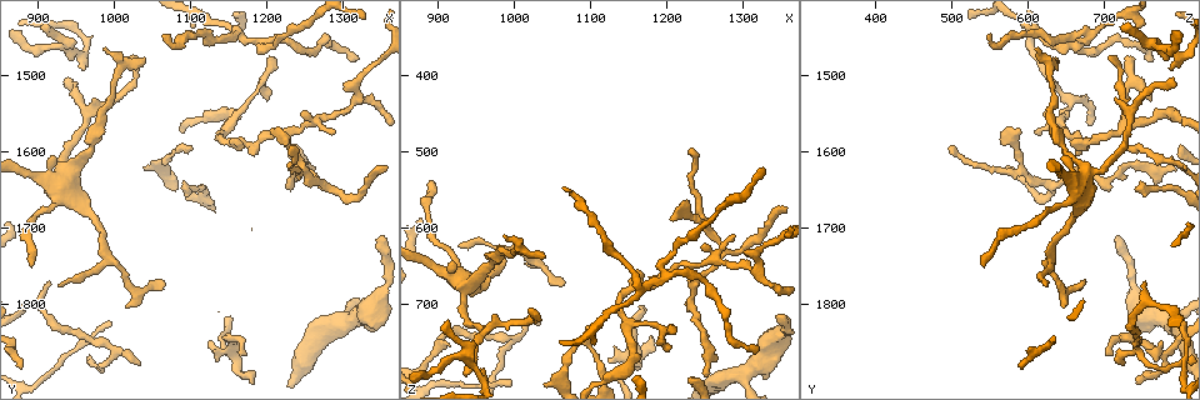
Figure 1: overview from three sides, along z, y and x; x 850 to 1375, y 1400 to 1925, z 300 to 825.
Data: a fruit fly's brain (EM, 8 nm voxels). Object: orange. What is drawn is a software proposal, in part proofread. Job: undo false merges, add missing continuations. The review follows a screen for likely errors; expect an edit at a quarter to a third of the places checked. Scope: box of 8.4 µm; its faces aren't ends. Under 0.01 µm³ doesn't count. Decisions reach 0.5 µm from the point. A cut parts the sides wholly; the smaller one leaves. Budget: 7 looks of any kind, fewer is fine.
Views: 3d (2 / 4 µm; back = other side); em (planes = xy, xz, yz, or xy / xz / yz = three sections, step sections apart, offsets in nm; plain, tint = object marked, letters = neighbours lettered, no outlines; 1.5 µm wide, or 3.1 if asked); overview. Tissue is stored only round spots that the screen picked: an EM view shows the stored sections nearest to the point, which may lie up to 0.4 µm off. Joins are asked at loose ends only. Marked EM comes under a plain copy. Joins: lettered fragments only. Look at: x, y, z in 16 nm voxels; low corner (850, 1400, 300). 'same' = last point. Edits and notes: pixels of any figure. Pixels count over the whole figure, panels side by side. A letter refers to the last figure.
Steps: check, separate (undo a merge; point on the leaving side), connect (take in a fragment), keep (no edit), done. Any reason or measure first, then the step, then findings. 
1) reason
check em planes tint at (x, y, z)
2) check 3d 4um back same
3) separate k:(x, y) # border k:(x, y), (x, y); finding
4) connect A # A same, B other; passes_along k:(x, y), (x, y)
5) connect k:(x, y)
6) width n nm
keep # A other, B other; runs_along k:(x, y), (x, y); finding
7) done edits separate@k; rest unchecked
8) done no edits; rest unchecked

tapers out
check 3d 2um at (915, 1770, 750)

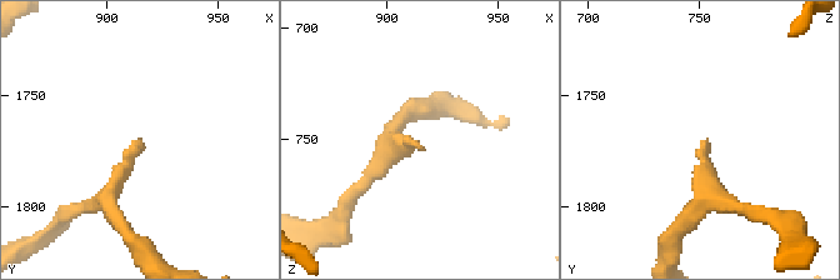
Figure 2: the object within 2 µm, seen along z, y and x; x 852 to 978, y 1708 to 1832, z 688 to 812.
check em xz step 8 letters at (915, 1770, 754)

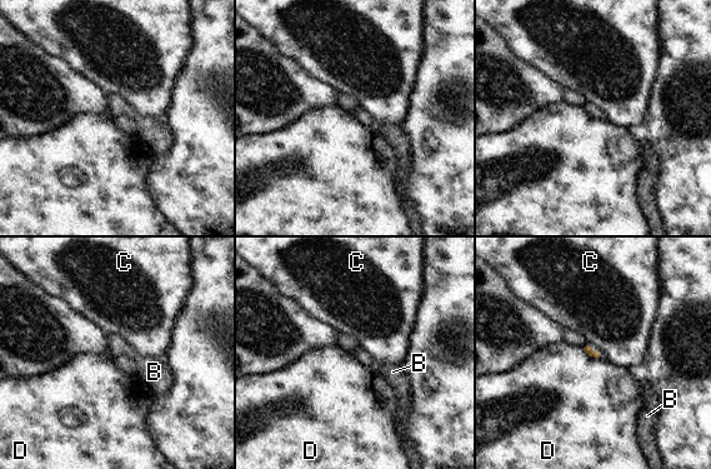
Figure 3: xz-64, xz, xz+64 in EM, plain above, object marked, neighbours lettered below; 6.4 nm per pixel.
check em planes letters same

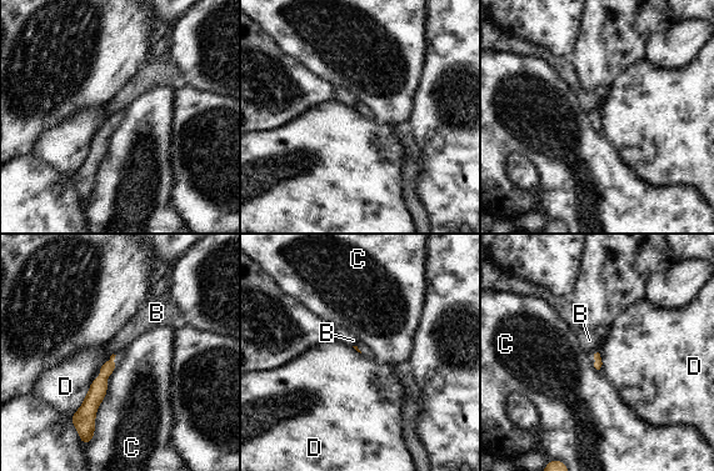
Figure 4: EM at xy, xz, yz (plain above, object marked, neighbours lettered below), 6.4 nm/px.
longest_contact C 550 nm
keep # B other, C other, D other; no lettered fragment goes on from it

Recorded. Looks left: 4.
long arm stops here
check em yz step 4 tint at (1100, 1595, 730)

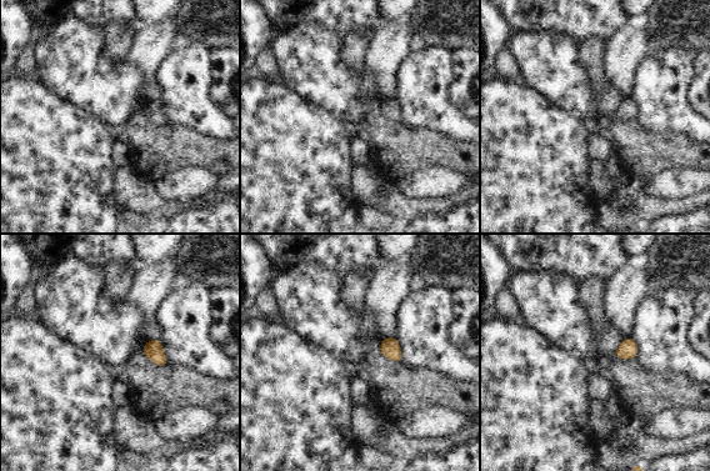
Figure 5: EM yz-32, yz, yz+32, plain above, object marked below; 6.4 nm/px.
cut it another way
check em planes letters same

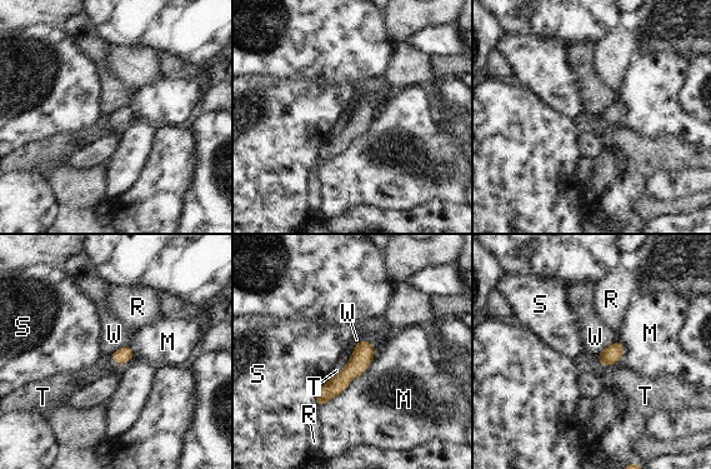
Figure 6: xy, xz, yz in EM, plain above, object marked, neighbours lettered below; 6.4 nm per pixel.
keep # M other, R other, S other, T other, W other; runs_along 6:(364, 343), (361, 359), (320, 402); none of them fits

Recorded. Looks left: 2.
tapers out
check 3d 2um at (1290, 1575, 610)

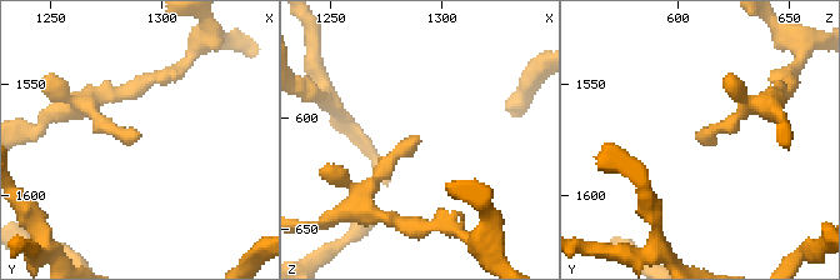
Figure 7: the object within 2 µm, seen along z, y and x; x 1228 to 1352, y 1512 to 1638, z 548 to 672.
now the EM
check em planes letters at (1289, 1576, 611)

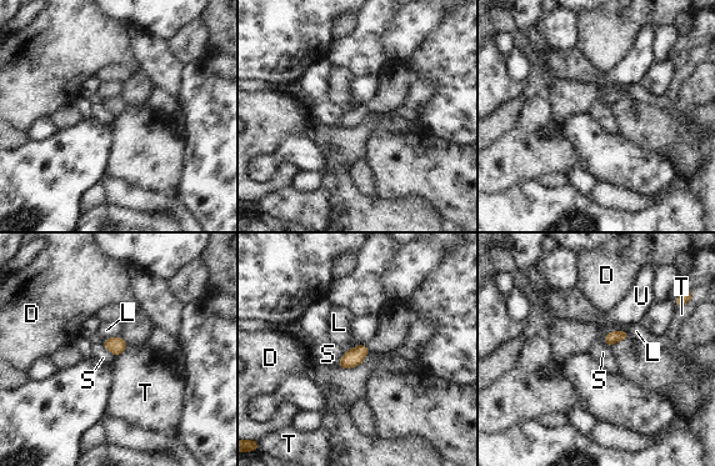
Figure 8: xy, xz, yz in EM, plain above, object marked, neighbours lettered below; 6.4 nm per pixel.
keep # D other, L other, S other, T other, U other; border 8:(128, 347), (115, 357); no lettered fragment goes on from it

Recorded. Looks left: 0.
done no edits; rest unchecked

